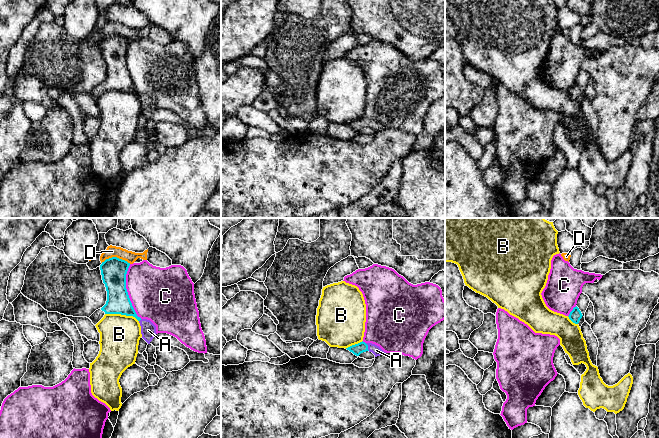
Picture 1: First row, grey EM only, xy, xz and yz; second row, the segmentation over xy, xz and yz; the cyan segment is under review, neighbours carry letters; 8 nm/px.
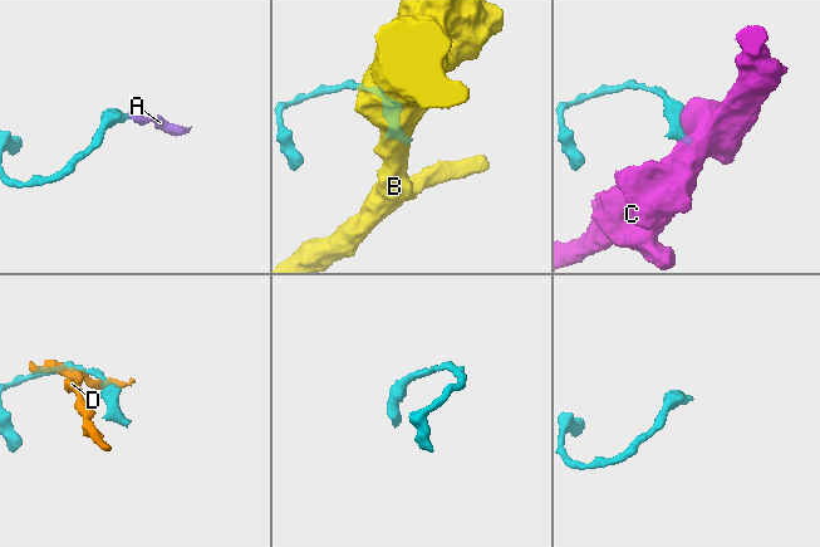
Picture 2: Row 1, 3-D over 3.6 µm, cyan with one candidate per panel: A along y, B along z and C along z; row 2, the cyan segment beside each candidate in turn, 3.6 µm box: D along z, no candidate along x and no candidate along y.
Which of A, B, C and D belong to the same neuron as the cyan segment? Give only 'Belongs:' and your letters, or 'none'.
Belongs: A

